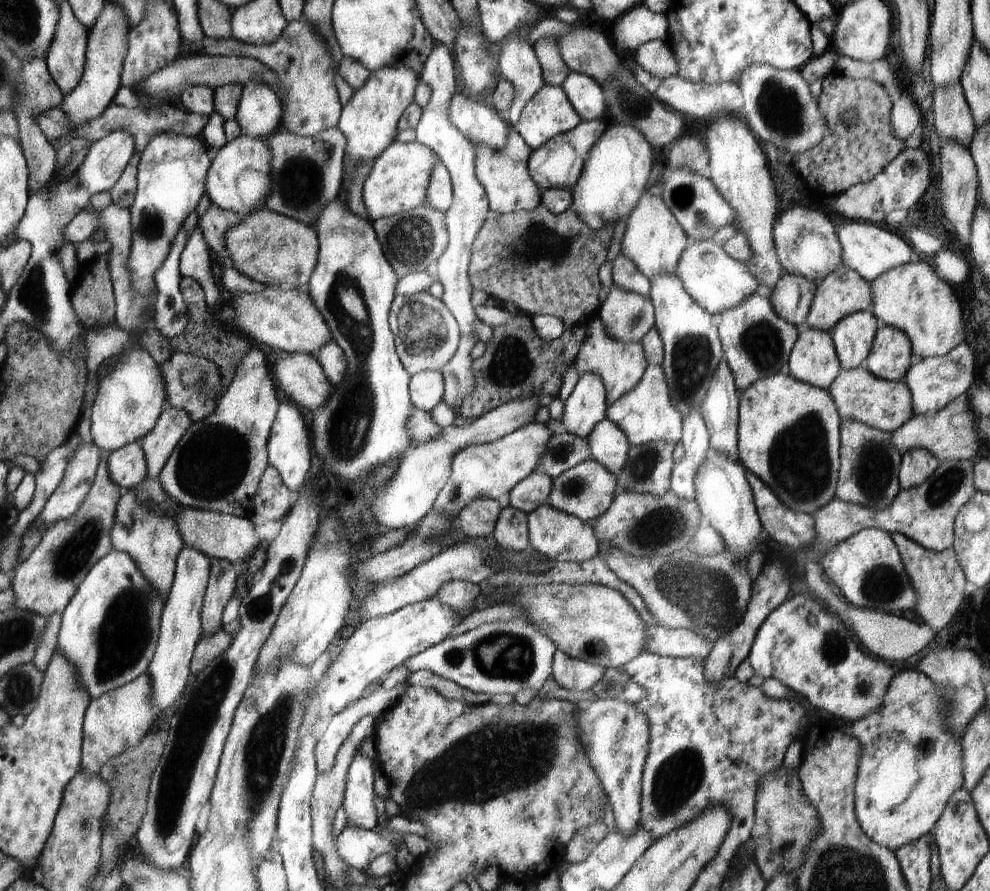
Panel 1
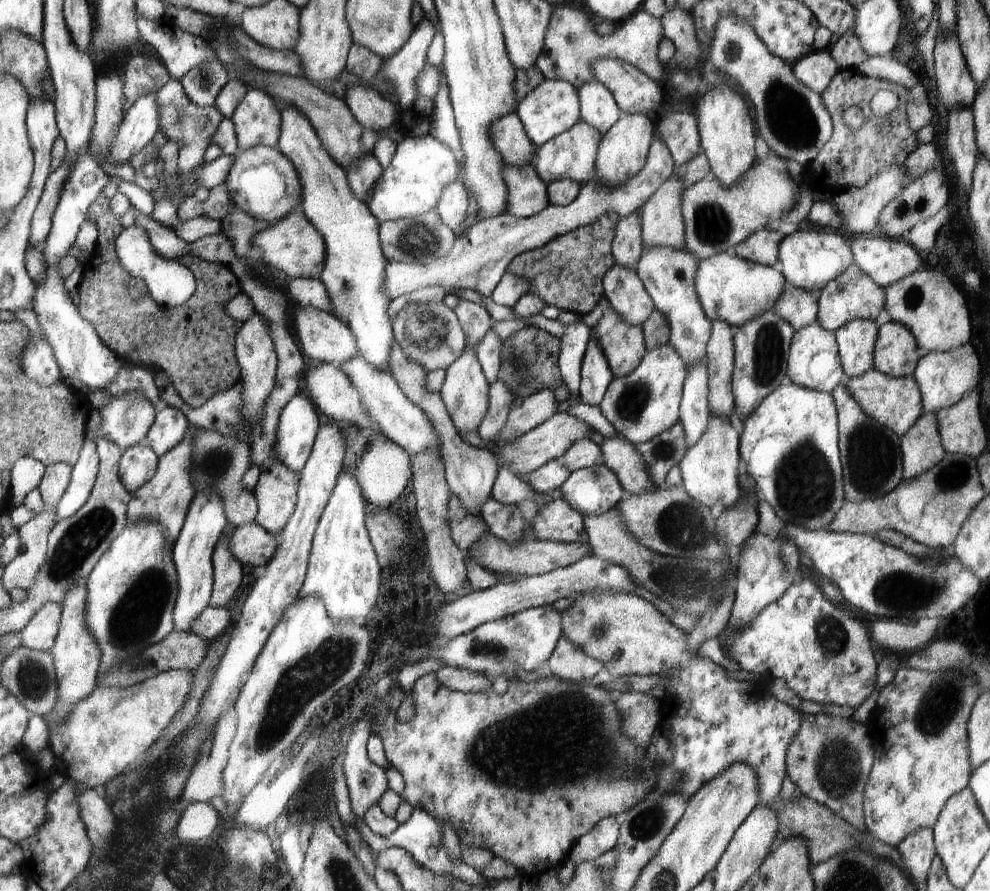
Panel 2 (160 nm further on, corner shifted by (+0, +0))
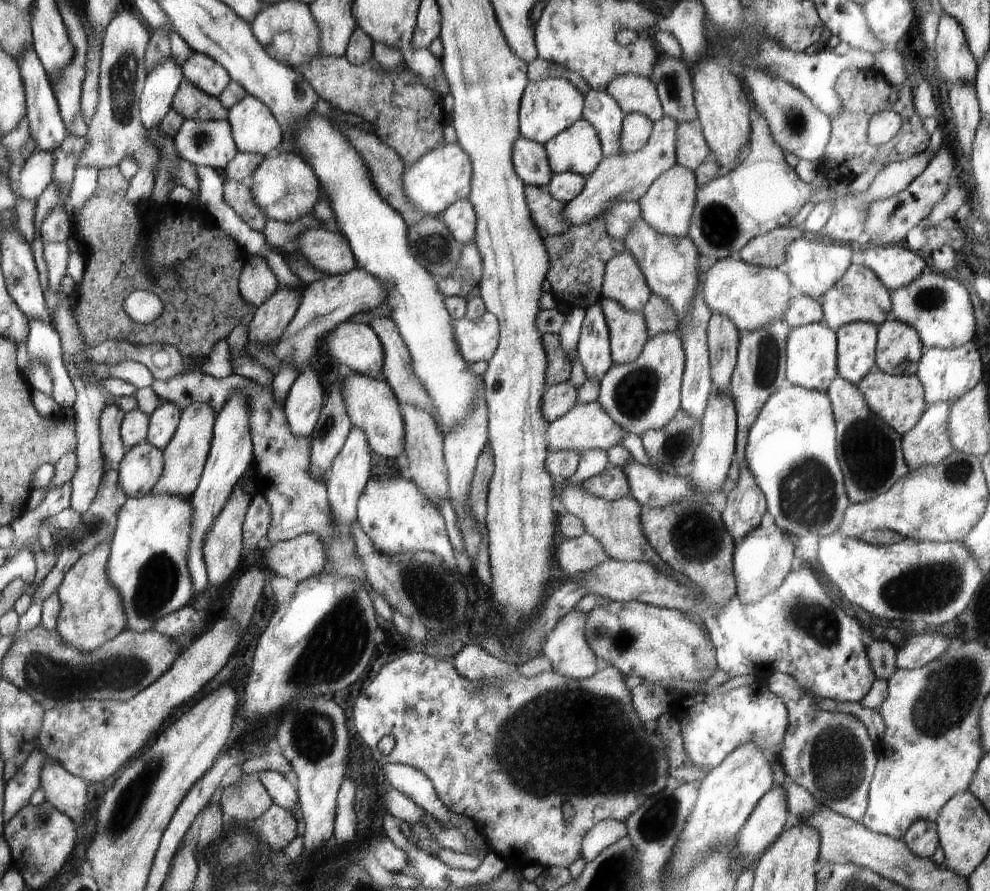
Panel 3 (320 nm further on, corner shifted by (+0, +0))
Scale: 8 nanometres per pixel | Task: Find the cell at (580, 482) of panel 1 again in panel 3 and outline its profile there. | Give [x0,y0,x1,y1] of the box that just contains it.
[579,462,631,501]

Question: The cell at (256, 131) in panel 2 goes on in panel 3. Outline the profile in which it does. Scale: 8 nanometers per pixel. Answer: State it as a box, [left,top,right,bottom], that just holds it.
[226,95,283,156]

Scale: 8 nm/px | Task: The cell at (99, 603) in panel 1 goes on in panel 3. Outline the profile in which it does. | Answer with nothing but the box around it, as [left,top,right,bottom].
[107,493,193,633]

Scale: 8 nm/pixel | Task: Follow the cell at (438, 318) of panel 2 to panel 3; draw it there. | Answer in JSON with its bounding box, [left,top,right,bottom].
[453,311,500,362]

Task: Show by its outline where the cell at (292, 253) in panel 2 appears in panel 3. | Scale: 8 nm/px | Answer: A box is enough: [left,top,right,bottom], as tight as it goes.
[296,228,358,275]

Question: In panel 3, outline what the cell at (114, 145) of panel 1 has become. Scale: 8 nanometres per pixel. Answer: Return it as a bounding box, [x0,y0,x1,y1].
[139,56,183,129]

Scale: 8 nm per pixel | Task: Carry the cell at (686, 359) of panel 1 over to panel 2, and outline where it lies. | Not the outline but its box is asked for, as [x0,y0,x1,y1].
[635,247,711,370]

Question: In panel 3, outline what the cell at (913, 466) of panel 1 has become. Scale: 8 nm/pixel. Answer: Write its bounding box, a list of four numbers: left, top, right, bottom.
[902,403,954,470]

